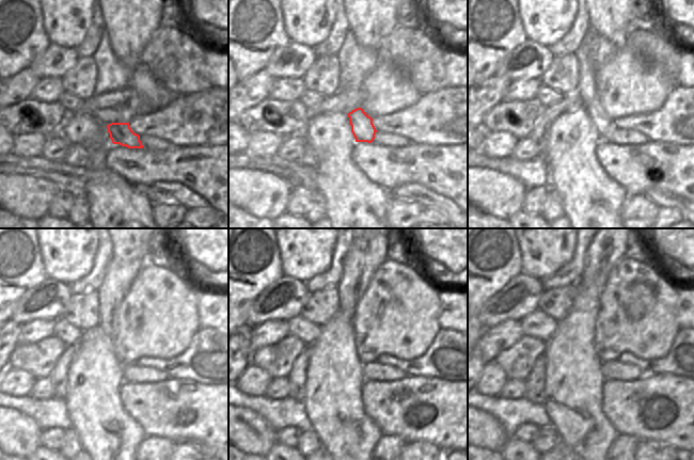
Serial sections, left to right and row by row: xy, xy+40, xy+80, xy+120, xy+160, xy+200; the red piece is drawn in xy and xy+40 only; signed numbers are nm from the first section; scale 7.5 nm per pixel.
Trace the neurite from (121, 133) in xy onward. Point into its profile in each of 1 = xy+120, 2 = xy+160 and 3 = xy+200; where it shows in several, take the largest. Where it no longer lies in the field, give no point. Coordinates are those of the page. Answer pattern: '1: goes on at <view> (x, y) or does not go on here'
1: goes on at xy+120 (120, 273)
2: goes on at xy+160 (366, 253)
3: goes on at xy+200 (605, 250)

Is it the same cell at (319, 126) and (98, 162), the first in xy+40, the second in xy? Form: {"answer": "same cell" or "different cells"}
{"answer": "same cell"}

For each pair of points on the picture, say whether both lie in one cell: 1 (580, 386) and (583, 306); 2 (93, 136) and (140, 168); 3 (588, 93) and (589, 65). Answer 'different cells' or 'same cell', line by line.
1: same cell
2: different cells
3: same cell

